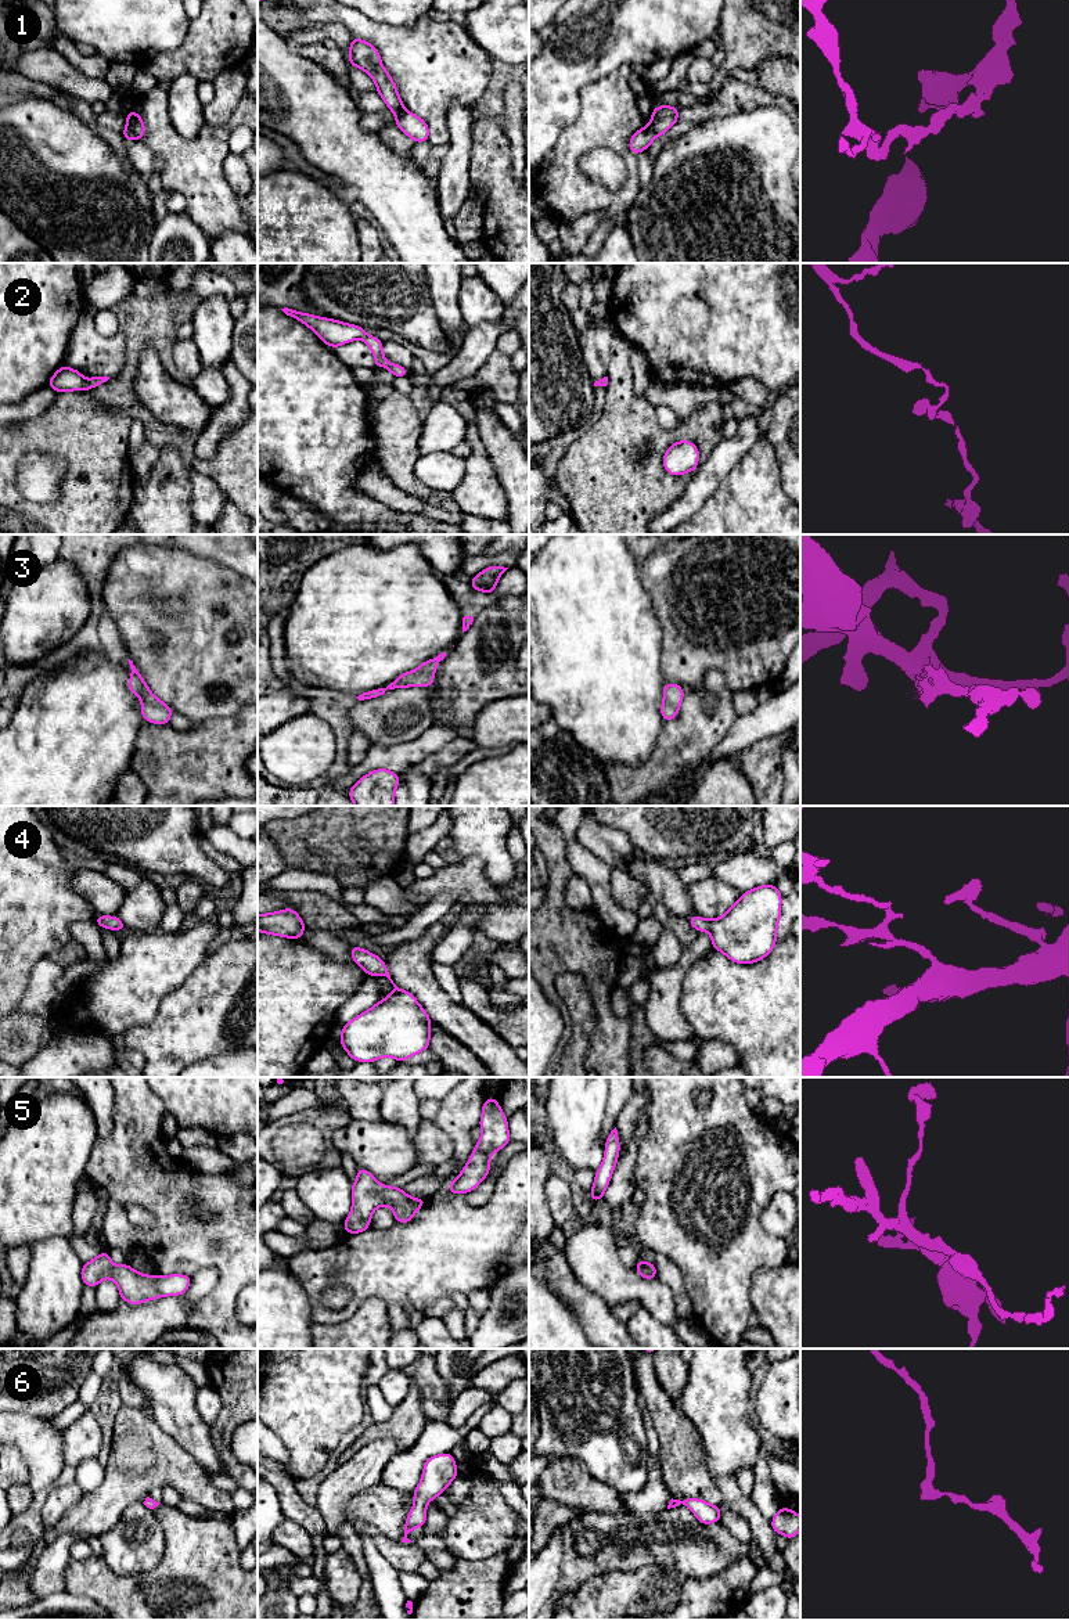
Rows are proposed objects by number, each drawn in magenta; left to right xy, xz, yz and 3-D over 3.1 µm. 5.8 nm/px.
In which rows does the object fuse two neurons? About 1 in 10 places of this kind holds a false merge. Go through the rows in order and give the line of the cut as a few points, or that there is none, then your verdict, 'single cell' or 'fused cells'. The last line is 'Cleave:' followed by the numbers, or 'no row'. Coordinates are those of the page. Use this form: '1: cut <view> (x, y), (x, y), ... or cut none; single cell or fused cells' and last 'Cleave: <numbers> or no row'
1: cut xy (126, 125), (137, 137); fused cells
2: cut none; single cell
3: cut none; single cell
4: cut none; single cell
5: cut none; single cell
6: cut none; single cell
Cleave: 1

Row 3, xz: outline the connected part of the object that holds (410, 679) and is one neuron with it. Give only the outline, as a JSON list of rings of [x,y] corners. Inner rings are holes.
[[[446,652],[439,654],[436,658],[426,660],[418,666],[417,670],[406,672],[397,677],[396,681],[390,683],[386,688],[378,688],[366,691],[361,695],[356,696],[359,701],[378,698],[385,694],[385,691],[404,687],[432,687],[435,680],[435,670],[440,660],[443,660]]]

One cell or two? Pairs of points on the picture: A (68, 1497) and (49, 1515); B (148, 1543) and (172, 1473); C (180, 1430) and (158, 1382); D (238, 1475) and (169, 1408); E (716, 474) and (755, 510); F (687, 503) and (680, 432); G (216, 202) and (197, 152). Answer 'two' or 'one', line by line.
A: one
B: two
C: one
D: two
E: two
F: two
G: one

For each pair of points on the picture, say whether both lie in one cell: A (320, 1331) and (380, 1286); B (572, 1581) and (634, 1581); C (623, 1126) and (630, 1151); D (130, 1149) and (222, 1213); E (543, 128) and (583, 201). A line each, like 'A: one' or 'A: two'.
A: two
B: two
C: two
D: one
E: two

